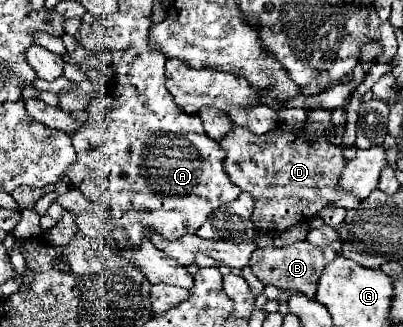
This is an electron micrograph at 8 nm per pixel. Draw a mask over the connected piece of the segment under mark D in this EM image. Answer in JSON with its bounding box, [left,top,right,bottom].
[220,127,362,233]

